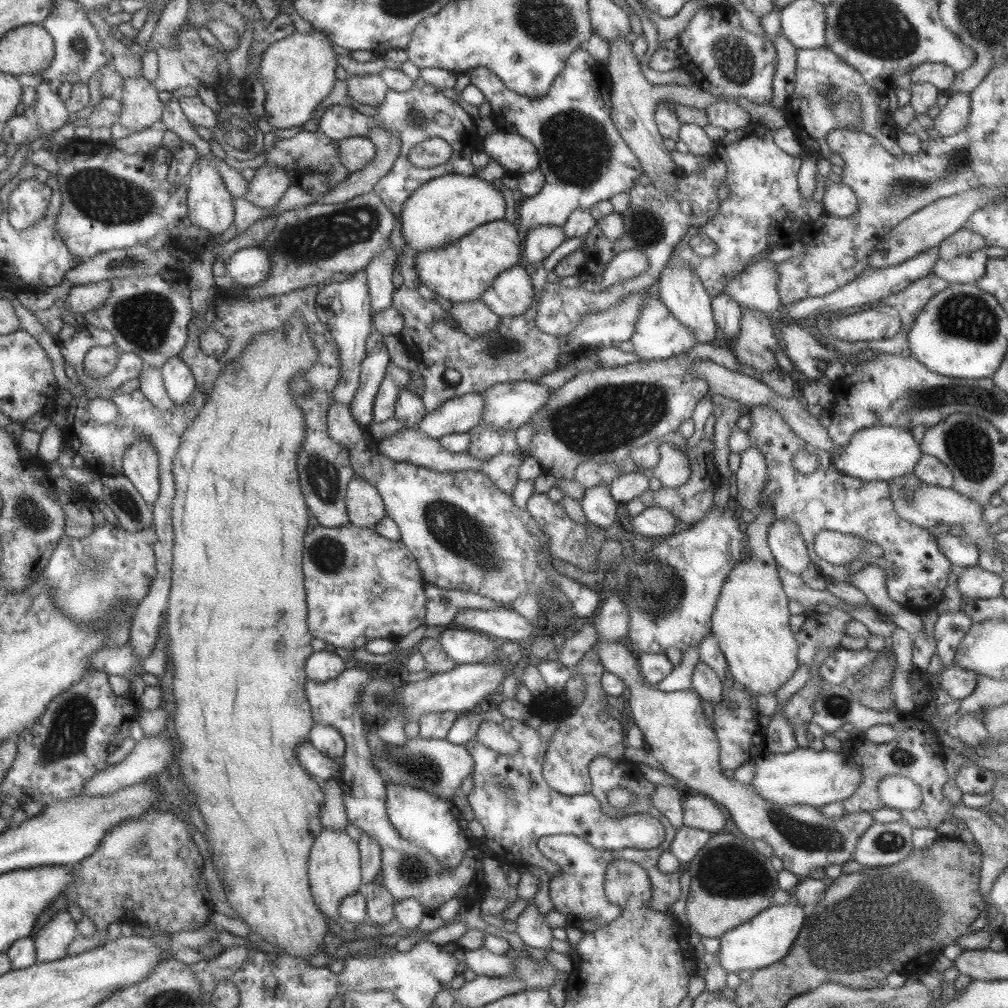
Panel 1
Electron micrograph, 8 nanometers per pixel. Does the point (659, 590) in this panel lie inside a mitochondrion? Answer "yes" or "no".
yes

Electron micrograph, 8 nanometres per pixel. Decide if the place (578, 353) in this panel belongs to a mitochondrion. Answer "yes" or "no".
no

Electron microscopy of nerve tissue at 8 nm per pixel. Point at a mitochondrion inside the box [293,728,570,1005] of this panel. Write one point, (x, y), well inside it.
(420, 767)

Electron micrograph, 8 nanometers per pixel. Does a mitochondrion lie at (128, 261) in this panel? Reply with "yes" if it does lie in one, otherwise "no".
yes

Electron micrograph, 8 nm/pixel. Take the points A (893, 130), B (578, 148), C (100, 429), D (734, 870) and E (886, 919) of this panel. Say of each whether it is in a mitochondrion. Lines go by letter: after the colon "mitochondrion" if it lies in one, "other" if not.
A: other
B: mitochondrion
C: other
D: mitochondrion
E: mitochondrion

